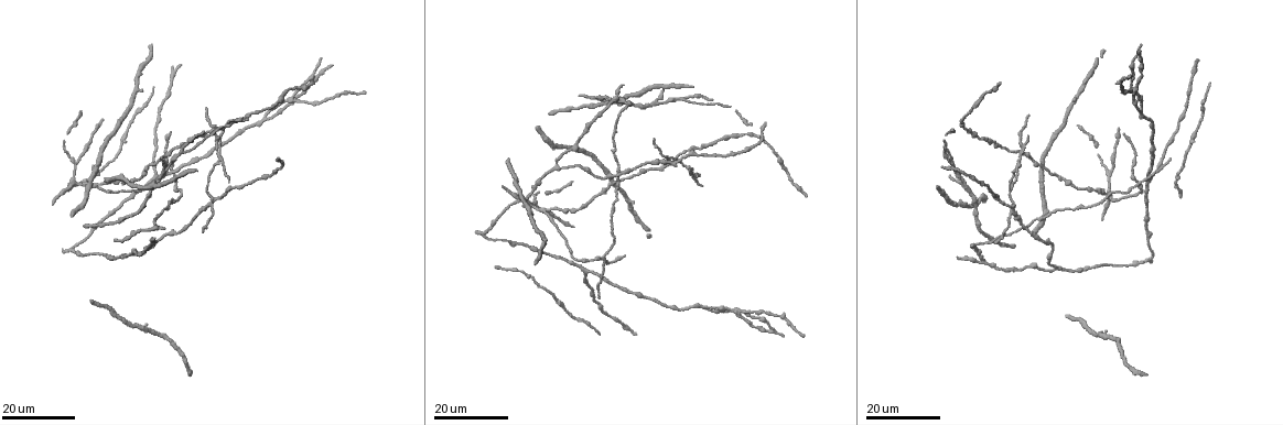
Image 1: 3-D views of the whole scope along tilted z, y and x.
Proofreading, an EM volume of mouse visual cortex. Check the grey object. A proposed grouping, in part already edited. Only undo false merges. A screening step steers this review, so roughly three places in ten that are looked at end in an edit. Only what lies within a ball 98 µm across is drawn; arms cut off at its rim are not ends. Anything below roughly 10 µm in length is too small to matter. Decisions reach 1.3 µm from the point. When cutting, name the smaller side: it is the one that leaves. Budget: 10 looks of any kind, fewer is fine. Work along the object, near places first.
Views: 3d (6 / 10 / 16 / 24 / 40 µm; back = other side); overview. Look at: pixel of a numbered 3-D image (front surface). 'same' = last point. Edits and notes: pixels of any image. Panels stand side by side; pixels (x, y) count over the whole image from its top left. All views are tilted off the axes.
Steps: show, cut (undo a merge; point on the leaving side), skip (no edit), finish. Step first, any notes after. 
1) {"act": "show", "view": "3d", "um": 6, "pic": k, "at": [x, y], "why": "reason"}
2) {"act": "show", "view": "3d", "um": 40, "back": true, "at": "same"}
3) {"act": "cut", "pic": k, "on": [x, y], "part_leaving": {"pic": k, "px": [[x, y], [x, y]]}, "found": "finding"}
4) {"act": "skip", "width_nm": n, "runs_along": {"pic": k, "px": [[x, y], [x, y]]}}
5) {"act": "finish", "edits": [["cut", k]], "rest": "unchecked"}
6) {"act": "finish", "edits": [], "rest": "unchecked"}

{"act": "show", "view": "3d", "um": 16, "pic": 1, "at": [1111, 175], "why": "three-way junction"}

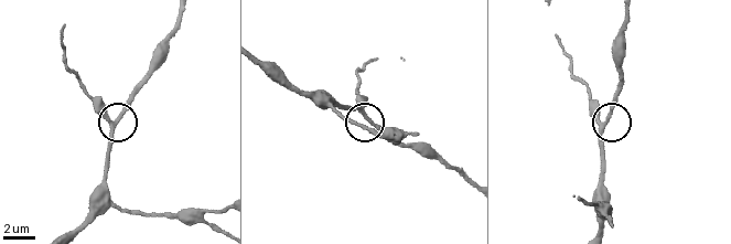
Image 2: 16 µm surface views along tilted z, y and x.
{"act": "show", "view": "3d", "um": 10, "pic": 2, "at": [113, 121]}

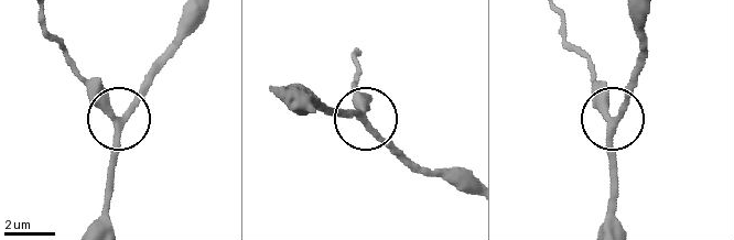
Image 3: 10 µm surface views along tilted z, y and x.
{"act": "skip", "runs_along": {"pic": 3, "px": [[109, 219], [106, 175], [116, 124], [160, 67]]}, "found": "one neuron here"}

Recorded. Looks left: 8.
{"act": "show", "view": "3d", "um": 16, "pic": 1, "at": [559, 167], "why": "three-way junction"}

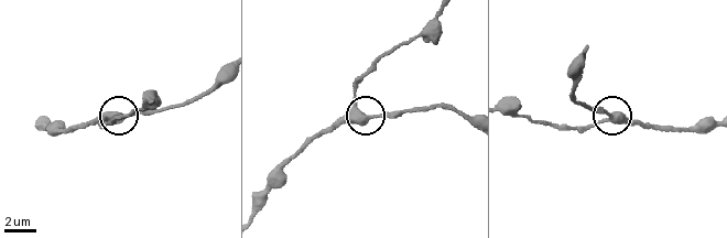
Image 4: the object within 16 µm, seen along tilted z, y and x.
{"act": "show", "view": "3d", "um": 6, "pic": 4, "at": [355, 109]}

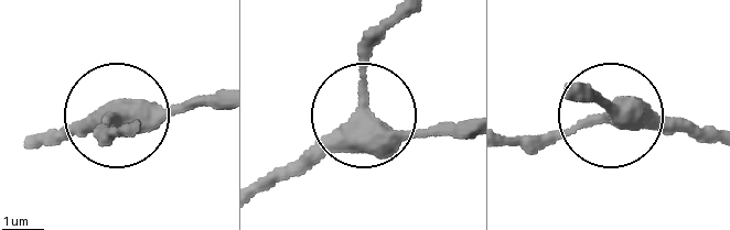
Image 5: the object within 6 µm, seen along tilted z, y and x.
{"act": "skip", "arms": 3, "runs_along": {"pic": 5, "px": [[709, 139], [601, 112], [529, 152]]}, "found": "continuous, no second neuron"}

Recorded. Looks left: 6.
{"act": "show", "view": "3d", "um": 24, "pic": 1, "at": [575, 259], "why": "three arms meet"}

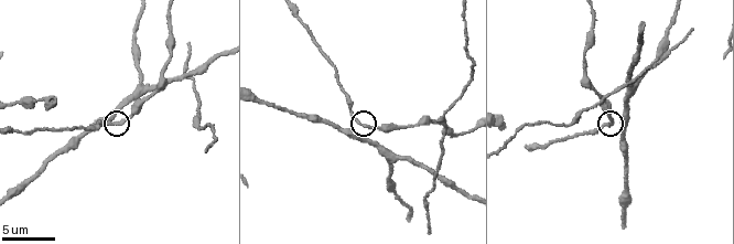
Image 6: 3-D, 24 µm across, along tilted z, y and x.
{"act": "show", "view": "3d", "um": 10, "pic": 6, "at": [356, 118]}

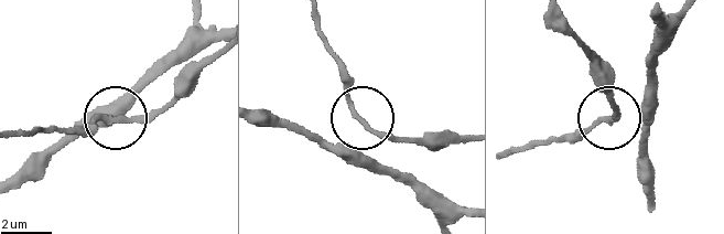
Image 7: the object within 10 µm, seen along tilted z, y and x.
{"act": "show", "view": "3d", "um": 10, "back": true, "pic": 7, "at": [364, 124], "why": "other side"}

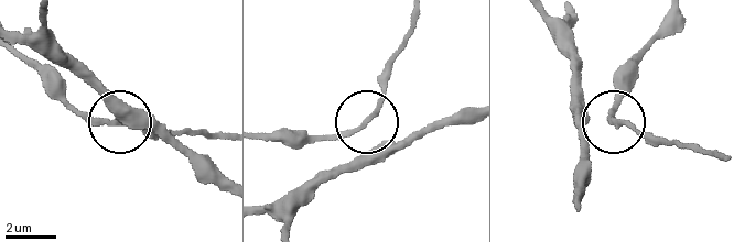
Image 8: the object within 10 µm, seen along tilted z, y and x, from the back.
{"act": "skip", "arms": 3, "found": "one neuron here"}

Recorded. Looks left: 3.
{"act": "show", "view": "3d", "um": 16, "pic": 1, "at": [1134, 91], "why": "arms part here"}

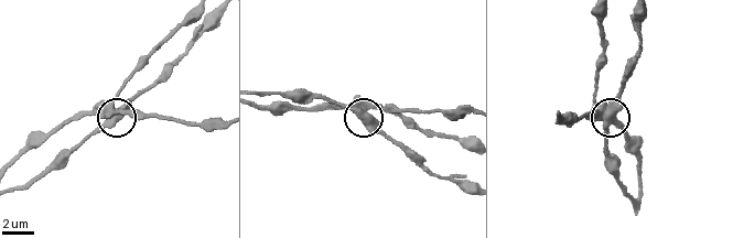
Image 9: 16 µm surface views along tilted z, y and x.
{"act": "show", "view": "3d", "um": 10, "pic": 9, "at": [372, 117]}

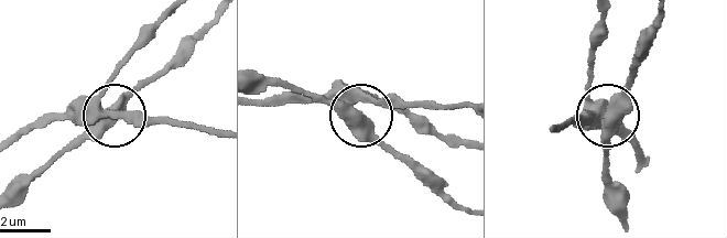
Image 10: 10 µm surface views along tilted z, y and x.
{"act": "skip", "runs_along": {"pic": 10, "px": [[618, 219], [604, 177], [603, 128], [635, 68]]}, "found": "continuous, no second neuron"}

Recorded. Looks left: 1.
{"act": "finish", "edits": [], "rest": "unchecked"}

